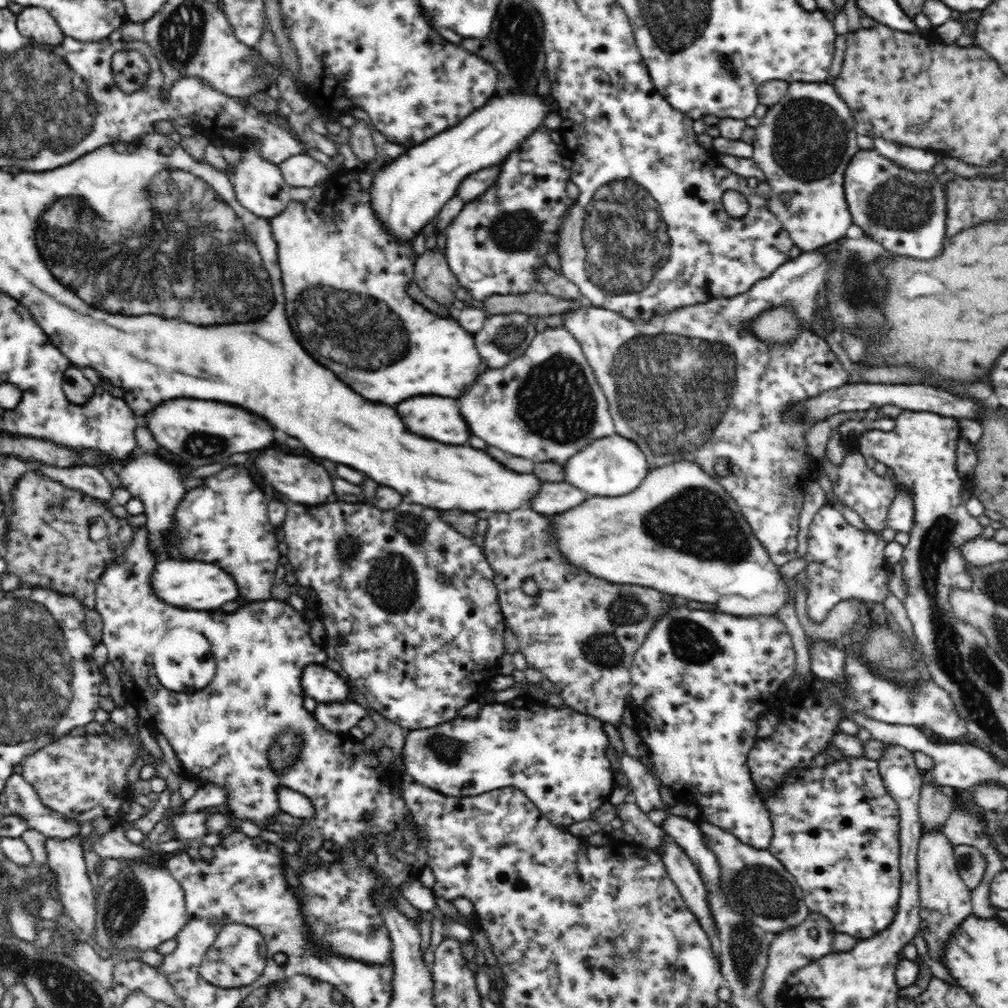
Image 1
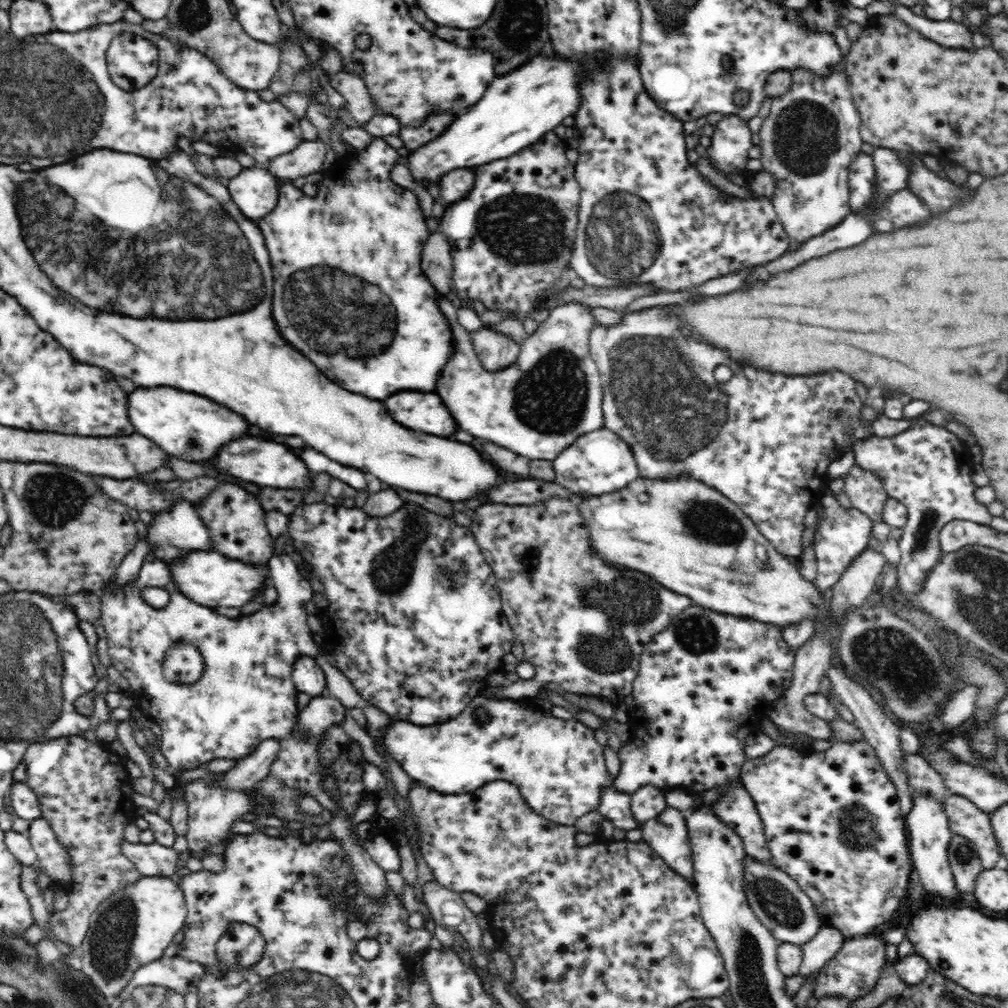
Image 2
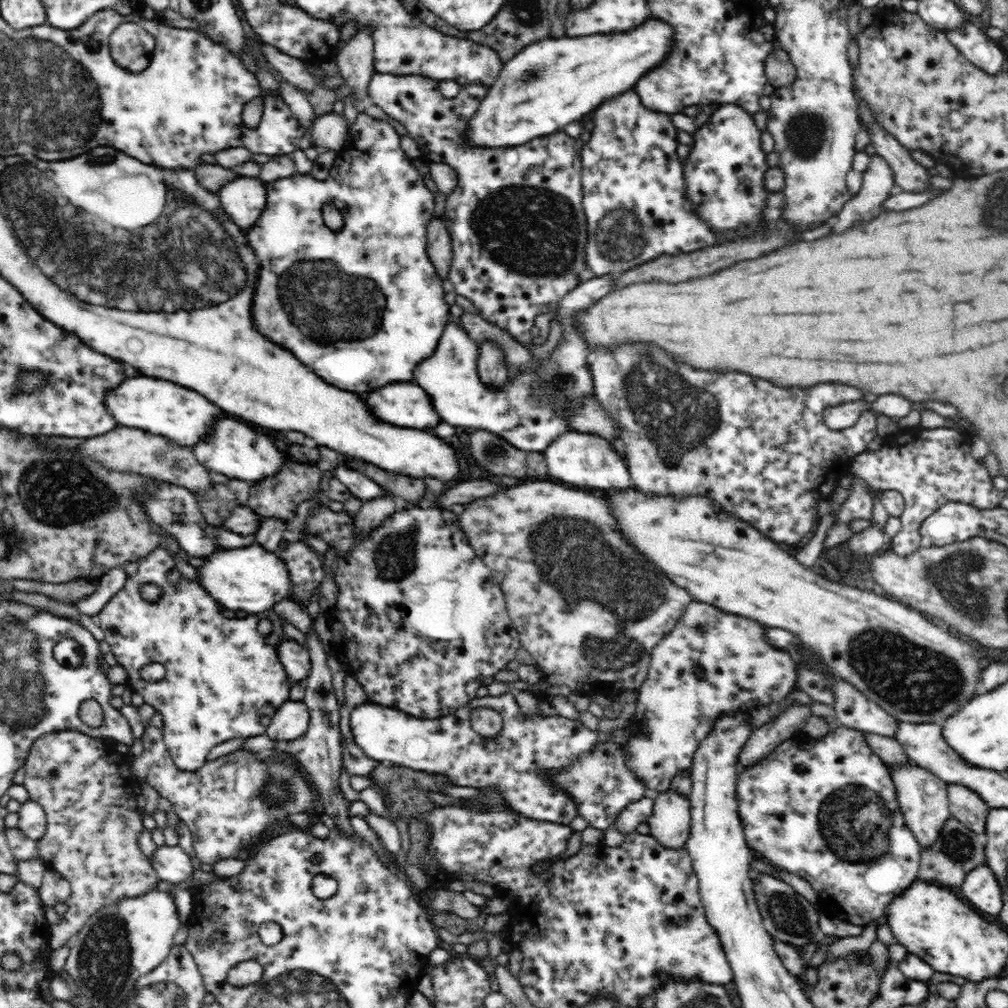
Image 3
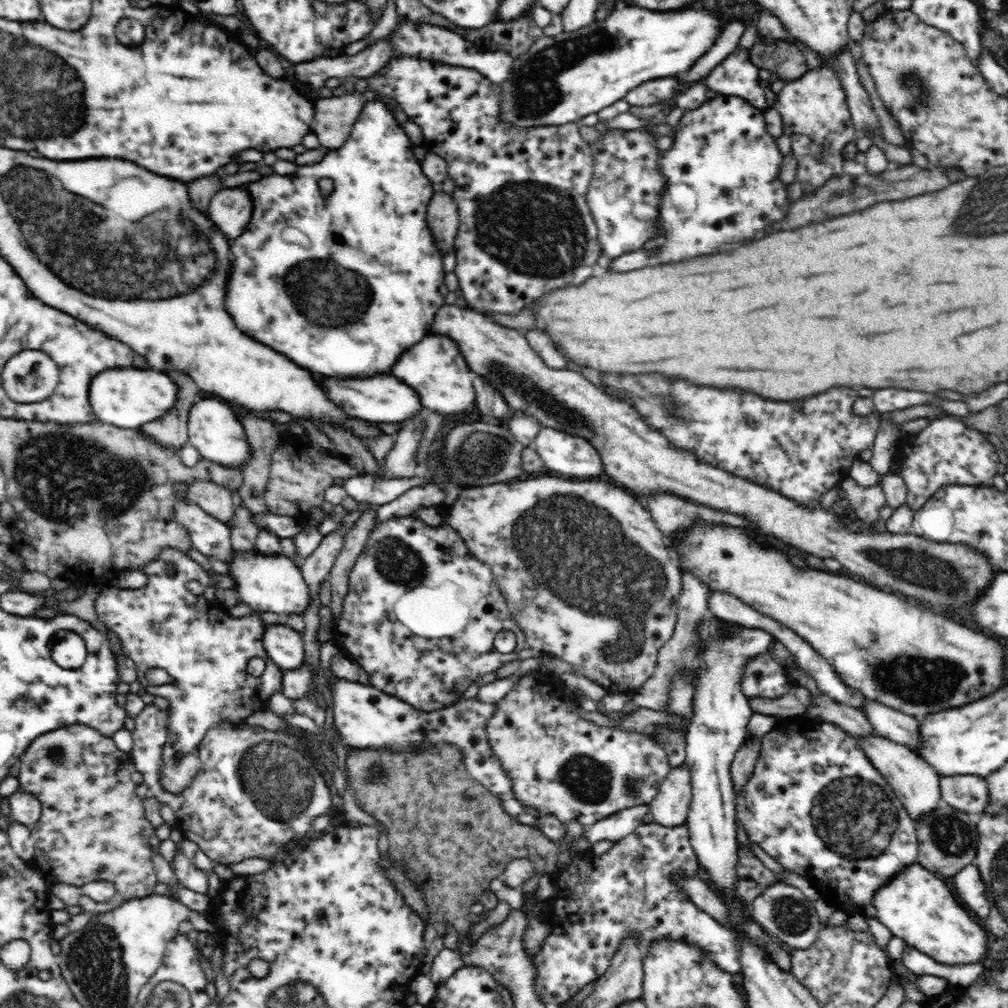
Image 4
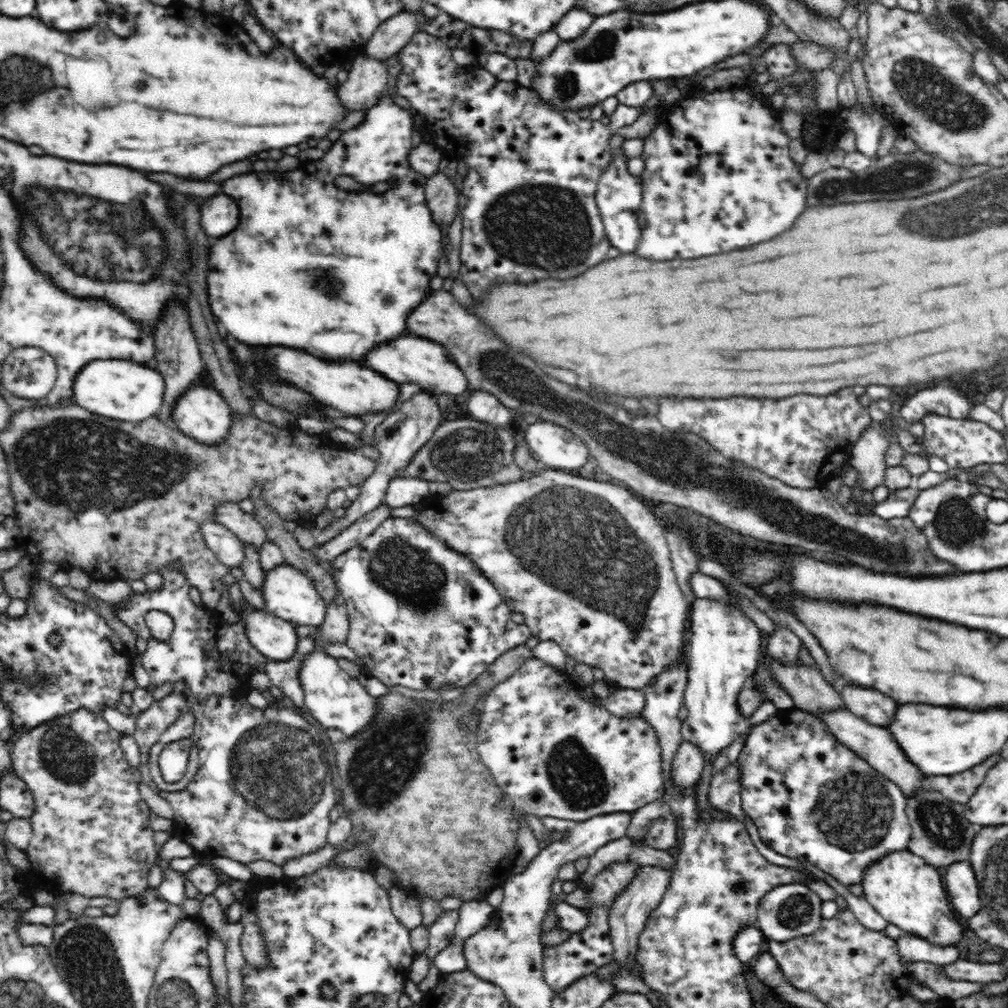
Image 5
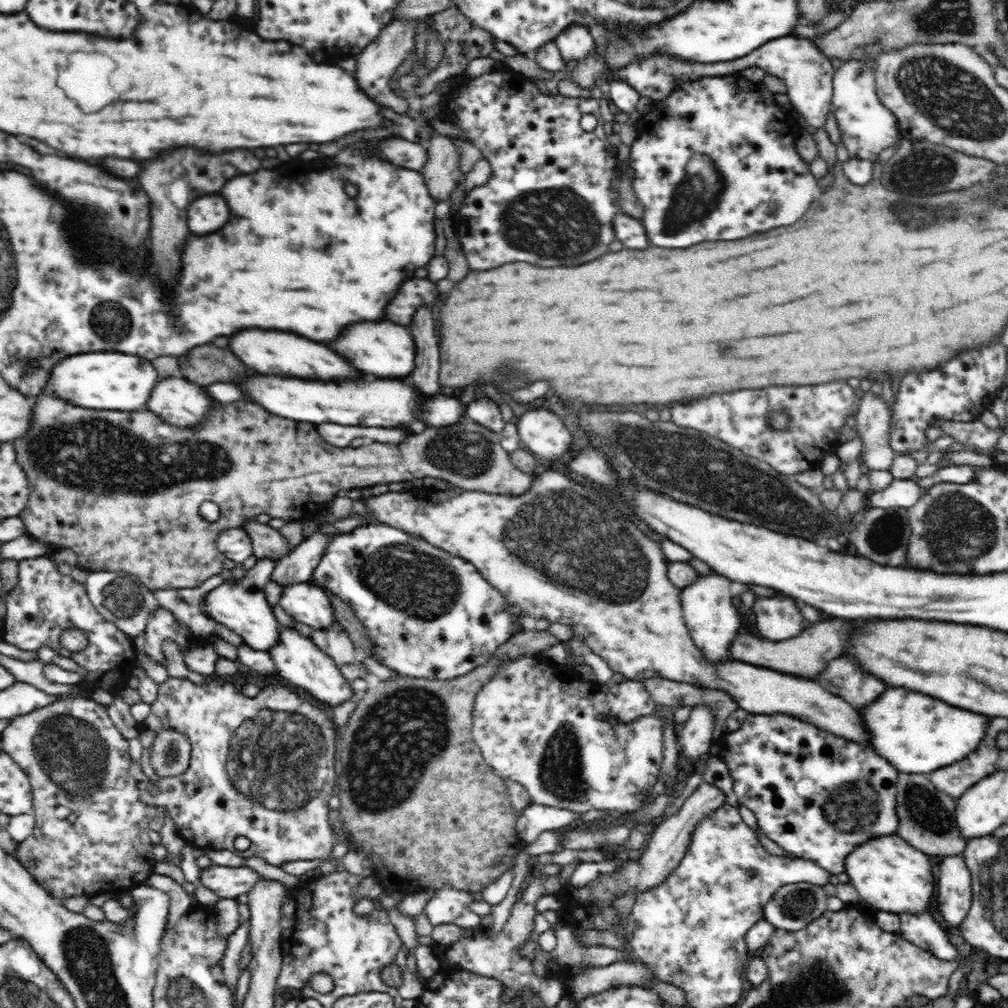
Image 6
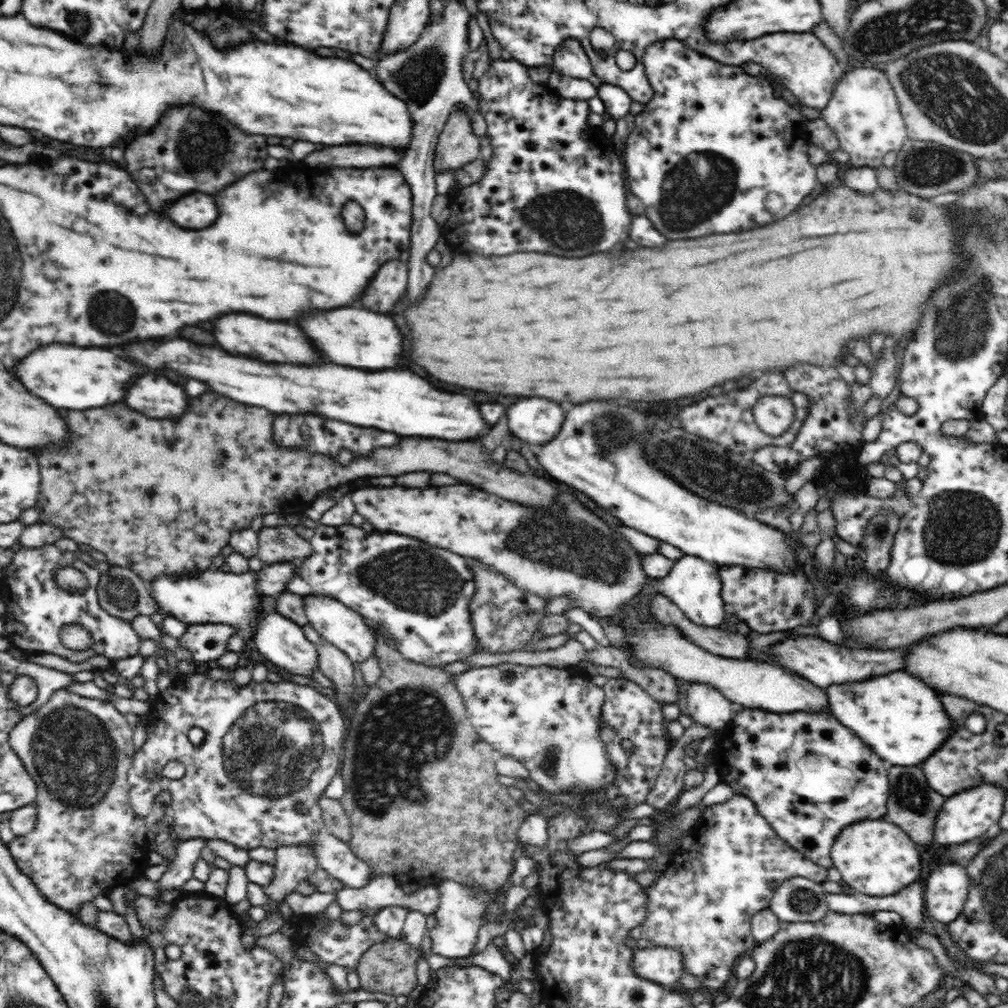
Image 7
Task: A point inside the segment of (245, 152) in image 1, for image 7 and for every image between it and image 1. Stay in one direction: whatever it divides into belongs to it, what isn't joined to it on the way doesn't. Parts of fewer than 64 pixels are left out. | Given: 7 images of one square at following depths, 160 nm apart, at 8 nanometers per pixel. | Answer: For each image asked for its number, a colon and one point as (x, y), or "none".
2: (255, 190)
3: (244, 199)
4: (230, 210)
5: (220, 214)
6: (208, 214)
7: (196, 211)

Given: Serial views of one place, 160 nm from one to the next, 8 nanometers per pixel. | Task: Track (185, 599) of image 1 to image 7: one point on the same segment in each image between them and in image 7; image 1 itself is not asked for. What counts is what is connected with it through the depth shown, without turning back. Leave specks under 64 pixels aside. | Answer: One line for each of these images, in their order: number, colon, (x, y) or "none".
2: (208, 578)
3: (252, 579)
4: (267, 583)
5: (290, 595)
6: (306, 603)
7: (340, 625)

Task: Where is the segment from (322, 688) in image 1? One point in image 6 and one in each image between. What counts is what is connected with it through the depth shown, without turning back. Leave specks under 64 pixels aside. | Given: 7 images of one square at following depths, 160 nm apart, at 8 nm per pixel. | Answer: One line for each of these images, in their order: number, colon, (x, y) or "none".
2: (308, 677)
3: (294, 657)
4: (284, 646)
5: (276, 639)
6: (241, 605)

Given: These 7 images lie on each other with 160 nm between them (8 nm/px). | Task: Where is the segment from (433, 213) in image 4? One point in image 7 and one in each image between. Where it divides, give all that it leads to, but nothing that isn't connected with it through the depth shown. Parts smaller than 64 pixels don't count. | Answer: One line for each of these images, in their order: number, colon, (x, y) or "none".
5: (441, 193)
6: (442, 173)
7: (458, 144)

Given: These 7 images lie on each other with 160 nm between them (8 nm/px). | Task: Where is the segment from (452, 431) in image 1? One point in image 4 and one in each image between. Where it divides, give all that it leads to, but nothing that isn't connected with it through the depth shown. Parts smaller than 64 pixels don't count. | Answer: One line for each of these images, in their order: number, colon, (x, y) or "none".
2: (425, 412)
3: (408, 405)
4: (383, 398)

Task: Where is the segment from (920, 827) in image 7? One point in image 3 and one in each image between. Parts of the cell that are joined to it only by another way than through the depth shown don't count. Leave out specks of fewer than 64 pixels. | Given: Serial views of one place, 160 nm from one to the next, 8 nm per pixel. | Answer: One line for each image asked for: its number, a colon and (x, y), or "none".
3: (957, 851)
4: (947, 837)
5: (941, 835)
6: (926, 819)

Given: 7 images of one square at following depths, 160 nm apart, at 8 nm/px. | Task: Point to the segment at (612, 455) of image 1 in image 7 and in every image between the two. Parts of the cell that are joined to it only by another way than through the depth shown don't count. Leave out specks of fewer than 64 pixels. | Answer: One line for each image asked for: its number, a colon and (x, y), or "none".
2: (599, 462)
3: (582, 459)
4: (574, 456)
5: (550, 443)
6: (540, 431)
7: (536, 421)

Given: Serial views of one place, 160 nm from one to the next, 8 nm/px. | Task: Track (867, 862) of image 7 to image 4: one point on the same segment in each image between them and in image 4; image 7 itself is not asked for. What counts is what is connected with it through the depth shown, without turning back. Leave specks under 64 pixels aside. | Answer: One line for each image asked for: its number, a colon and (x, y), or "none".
4: (918, 906)
5: (908, 892)
6: (889, 874)

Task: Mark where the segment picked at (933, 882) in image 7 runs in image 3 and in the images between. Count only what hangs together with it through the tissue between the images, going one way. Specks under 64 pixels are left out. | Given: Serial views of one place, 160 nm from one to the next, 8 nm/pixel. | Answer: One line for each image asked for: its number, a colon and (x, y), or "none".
3: (981, 887)
4: (968, 884)
5: (961, 883)
6: (953, 889)

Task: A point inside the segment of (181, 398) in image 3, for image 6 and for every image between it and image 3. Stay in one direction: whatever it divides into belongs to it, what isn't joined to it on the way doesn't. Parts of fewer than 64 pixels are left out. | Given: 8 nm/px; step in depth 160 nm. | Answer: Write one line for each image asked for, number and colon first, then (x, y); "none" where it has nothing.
4: (128, 398)
5: (117, 389)
6: (110, 381)

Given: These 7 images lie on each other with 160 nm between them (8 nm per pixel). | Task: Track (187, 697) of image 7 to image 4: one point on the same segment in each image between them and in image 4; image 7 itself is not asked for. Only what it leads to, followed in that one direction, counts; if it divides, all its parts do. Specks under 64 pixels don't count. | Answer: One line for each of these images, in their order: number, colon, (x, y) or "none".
4: (256, 794)
5: (265, 785)
6: (265, 767)

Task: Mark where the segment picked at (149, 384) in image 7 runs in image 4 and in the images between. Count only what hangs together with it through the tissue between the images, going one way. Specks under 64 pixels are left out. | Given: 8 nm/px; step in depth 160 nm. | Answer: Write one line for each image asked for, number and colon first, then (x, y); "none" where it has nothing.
4: (214, 429)
5: (202, 414)
6: (177, 401)

